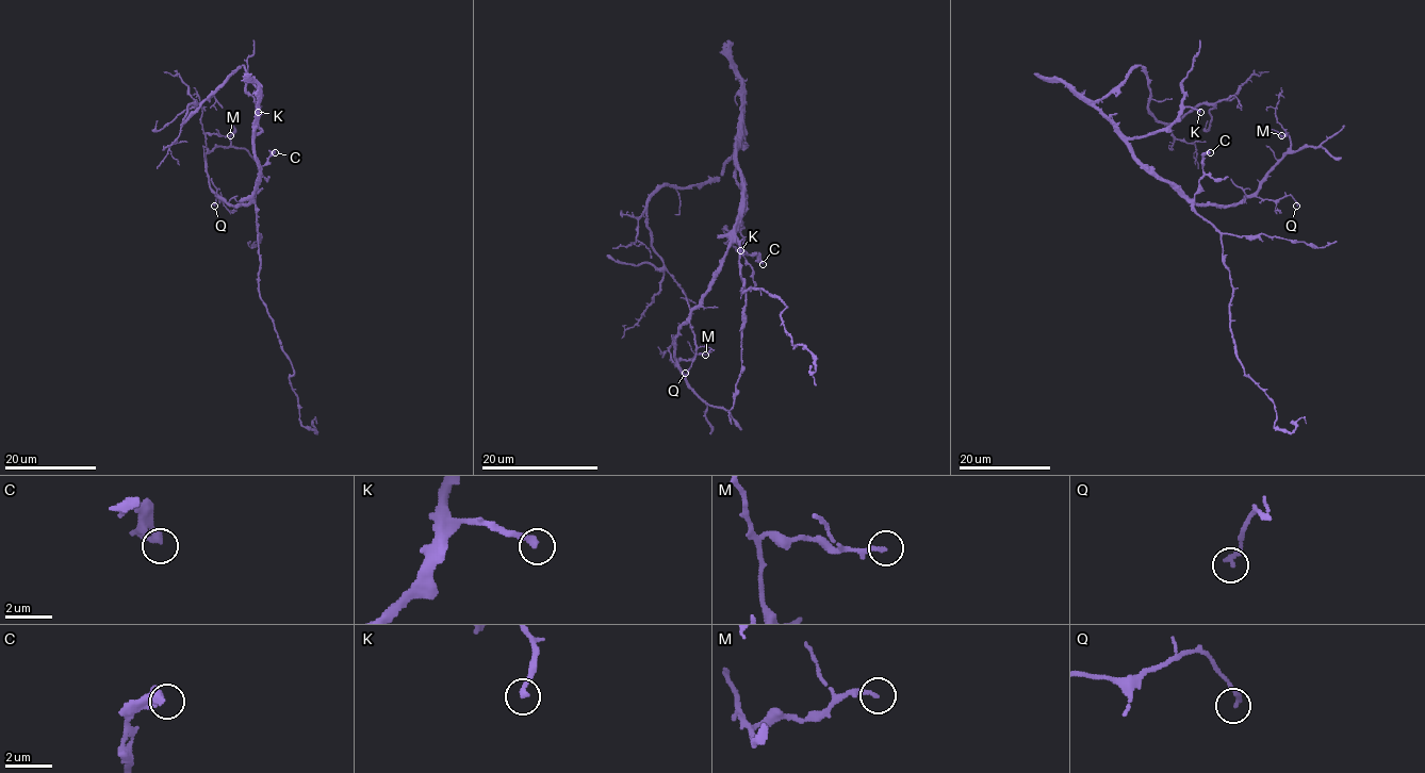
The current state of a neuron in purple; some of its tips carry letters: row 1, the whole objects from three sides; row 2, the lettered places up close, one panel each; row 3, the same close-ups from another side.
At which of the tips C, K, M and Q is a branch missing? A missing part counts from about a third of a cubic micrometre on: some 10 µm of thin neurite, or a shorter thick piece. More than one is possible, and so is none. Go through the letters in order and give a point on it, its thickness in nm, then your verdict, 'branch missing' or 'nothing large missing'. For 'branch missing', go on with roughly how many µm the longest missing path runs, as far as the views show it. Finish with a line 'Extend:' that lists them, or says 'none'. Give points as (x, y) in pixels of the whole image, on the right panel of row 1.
C: place (1210, 152); calibre 360 nm; nothing large missing
K: place (1200, 112); calibre 240 nm; nothing large missing
M: place (1281, 135); calibre 170 nm; nothing large missing
Q: place (1296, 206); calibre 180 nm; nothing large missing
Extend: none

